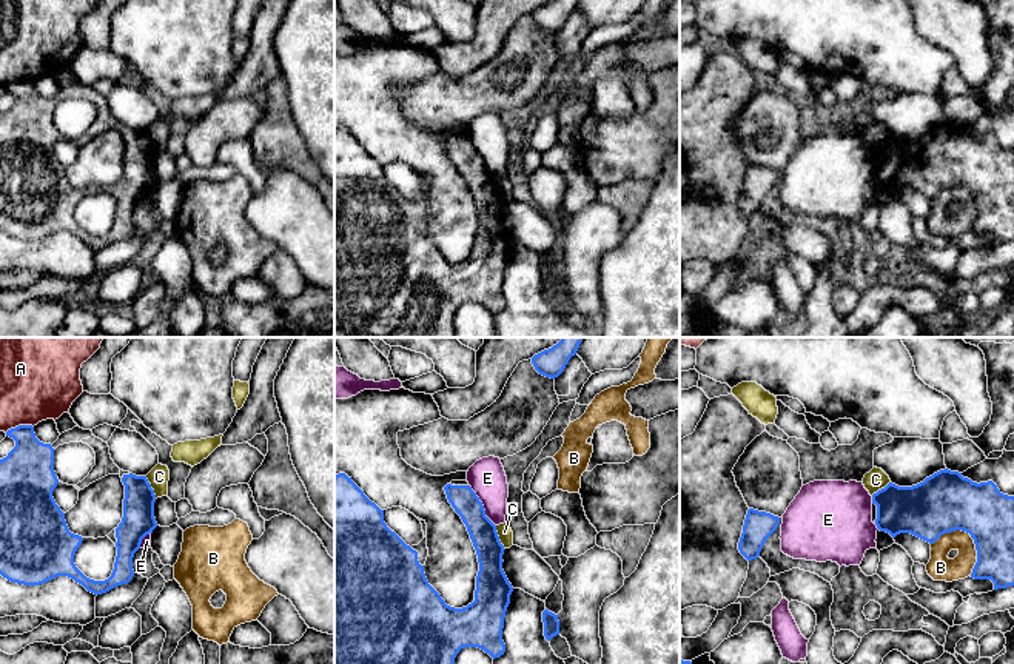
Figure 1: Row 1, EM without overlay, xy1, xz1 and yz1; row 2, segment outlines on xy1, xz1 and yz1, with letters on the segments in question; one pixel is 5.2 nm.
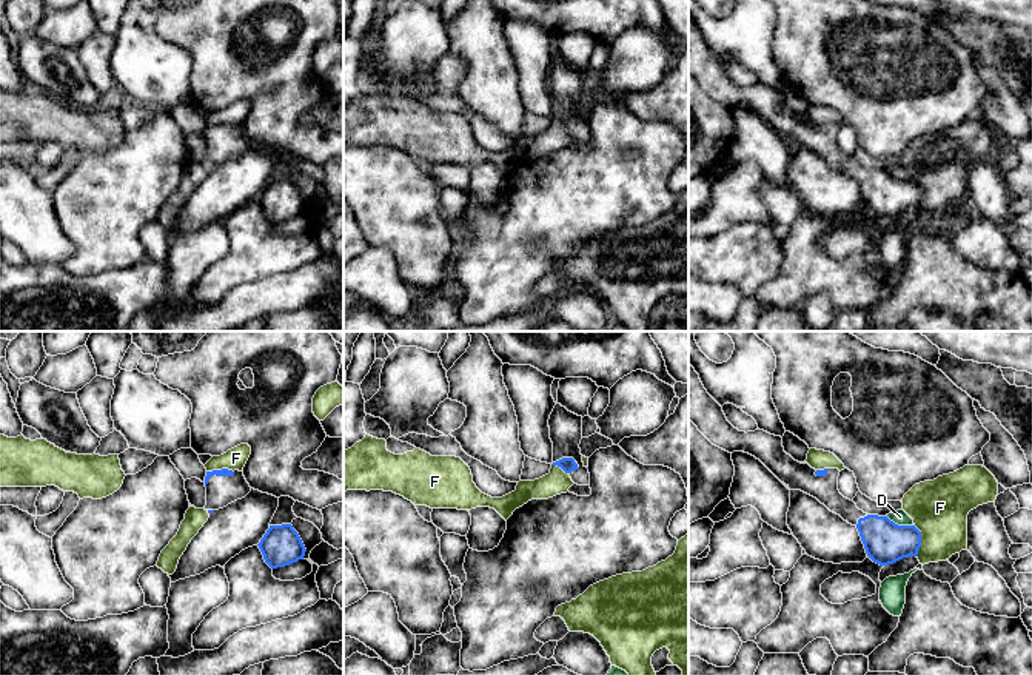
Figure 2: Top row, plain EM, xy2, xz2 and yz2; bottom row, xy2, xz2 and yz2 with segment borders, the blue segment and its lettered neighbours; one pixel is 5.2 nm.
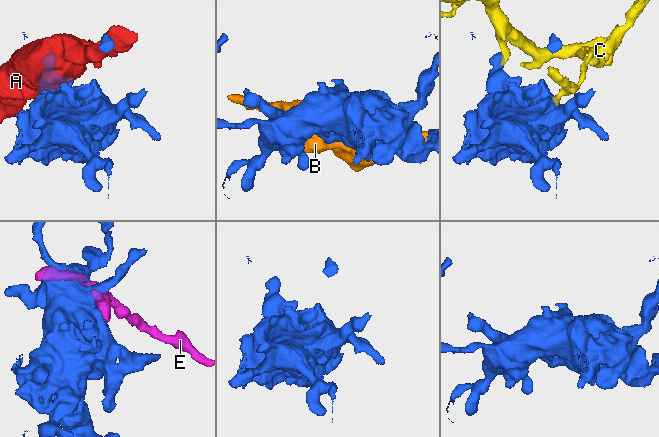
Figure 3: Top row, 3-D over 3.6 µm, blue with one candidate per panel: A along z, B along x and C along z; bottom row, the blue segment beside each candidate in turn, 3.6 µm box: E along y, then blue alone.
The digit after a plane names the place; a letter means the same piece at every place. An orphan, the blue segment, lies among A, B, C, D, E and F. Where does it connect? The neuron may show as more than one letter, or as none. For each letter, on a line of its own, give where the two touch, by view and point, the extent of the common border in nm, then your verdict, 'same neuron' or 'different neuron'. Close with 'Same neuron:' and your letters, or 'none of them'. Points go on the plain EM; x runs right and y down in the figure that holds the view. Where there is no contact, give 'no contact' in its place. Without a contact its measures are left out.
A: xy1 (19, 80) | 160 nm | different neuron
B: yz1 (971, 191) | 280 nm | different neuron
C: xz1 (498, 193) | 140 nm | different neuron
D: yz2 (900, 181) | 160 nm | different neuron
E: xz1 (483, 160) | 260 nm | different neuron
F: yz2 (920, 196) | 160 nm | different neuron
Same neuron: none of them

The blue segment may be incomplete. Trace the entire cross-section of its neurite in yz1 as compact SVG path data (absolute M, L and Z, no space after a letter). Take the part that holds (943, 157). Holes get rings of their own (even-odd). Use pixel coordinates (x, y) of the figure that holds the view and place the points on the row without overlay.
M945 123L912 142L889 137L872 149L872 159L877 160L877 183L892 193L911 188L934 199L945 188L969 188L977 205L971 233L991 234L994 245L1014 240L1014 151L1003 149L992 136L977 139Z

